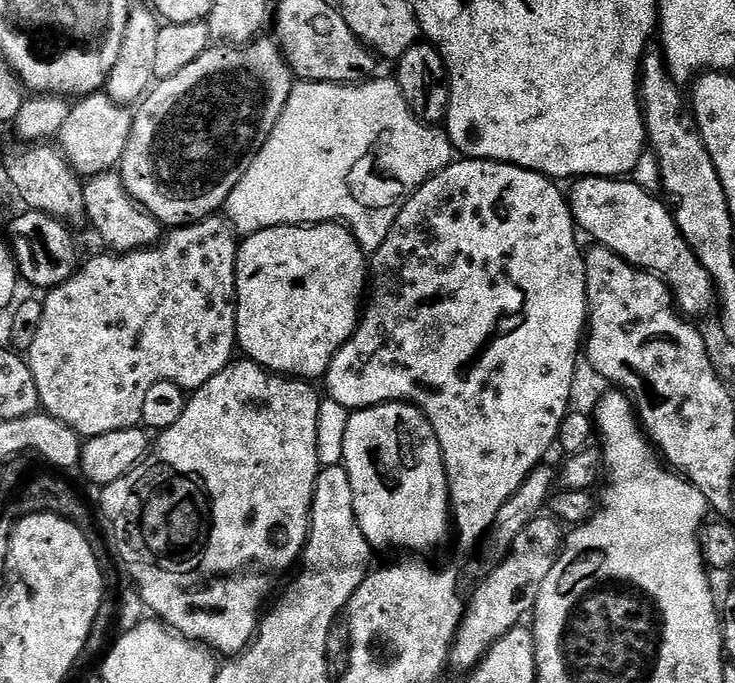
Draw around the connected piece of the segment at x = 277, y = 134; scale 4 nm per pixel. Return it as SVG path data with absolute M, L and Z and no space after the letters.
M388 78L388 80L377 82L376 104L359 104L356 100L348 100L345 104L335 104L334 101L328 100L331 98L332 92L333 89L329 85L319 84L313 80L293 83L290 90L290 98L282 110L278 122L274 122L274 130L270 130L270 138L266 138L266 142L262 146L262 150L258 150L254 162L250 162L246 174L242 174L238 186L234 186L234 190L230 190L228 195L226 219L241 237L254 234L263 228L286 226L287 224L298 224L301 226L306 224L342 224L354 234L354 238L360 244L360 249L365 254L374 253L378 250L378 246L382 246L382 242L386 242L386 234L390 234L390 226L394 226L394 218L398 218L398 214L402 214L402 206L406 206L409 198L430 177L435 176L437 172L441 172L443 168L453 163L454 149L451 140L448 139L447 131L440 126L423 124L417 118L410 110L410 106L406 106L406 98L402 98L402 90L395 78Z

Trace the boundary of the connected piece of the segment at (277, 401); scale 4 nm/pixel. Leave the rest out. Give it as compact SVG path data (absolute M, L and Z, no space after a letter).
M247 358L237 359L188 396L188 405L186 410L182 410L182 418L178 418L174 426L155 437L148 455L140 461L137 468L118 478L118 482L103 485L101 491L104 493L100 496L100 508L104 511L108 532L116 543L116 552L120 555L121 562L128 567L129 574L140 583L140 596L144 599L145 606L152 611L149 613L184 639L207 646L213 653L221 657L224 655L224 658L239 656L255 640L256 629L260 627L262 613L266 608L264 599L271 594L272 587L280 580L280 575L294 568L297 561L303 557L304 545L308 543L312 499L316 479L320 476L322 467L318 458L318 410L322 396L312 387L313 385L303 378L270 372Z

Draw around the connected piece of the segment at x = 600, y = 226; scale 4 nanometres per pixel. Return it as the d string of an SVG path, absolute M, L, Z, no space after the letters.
M582 176L572 186L572 192L567 193L567 198L572 218L583 235L585 232L586 235L593 236L596 239L593 241L599 247L609 248L627 264L644 272L653 272L665 280L672 289L676 307L685 317L700 318L711 313L708 312L711 308L713 311L714 289L710 274L706 274L702 262L698 262L686 238L682 238L671 207L659 195L652 196L656 194L632 178Z

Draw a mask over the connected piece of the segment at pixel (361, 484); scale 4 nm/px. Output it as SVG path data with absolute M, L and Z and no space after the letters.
M397 402L379 404L373 408L361 408L348 417L346 446L342 466L348 471L350 490L354 494L354 514L362 534L366 534L373 549L397 548L400 554L432 552L454 528L452 502L448 498L448 475L438 438L414 404Z

